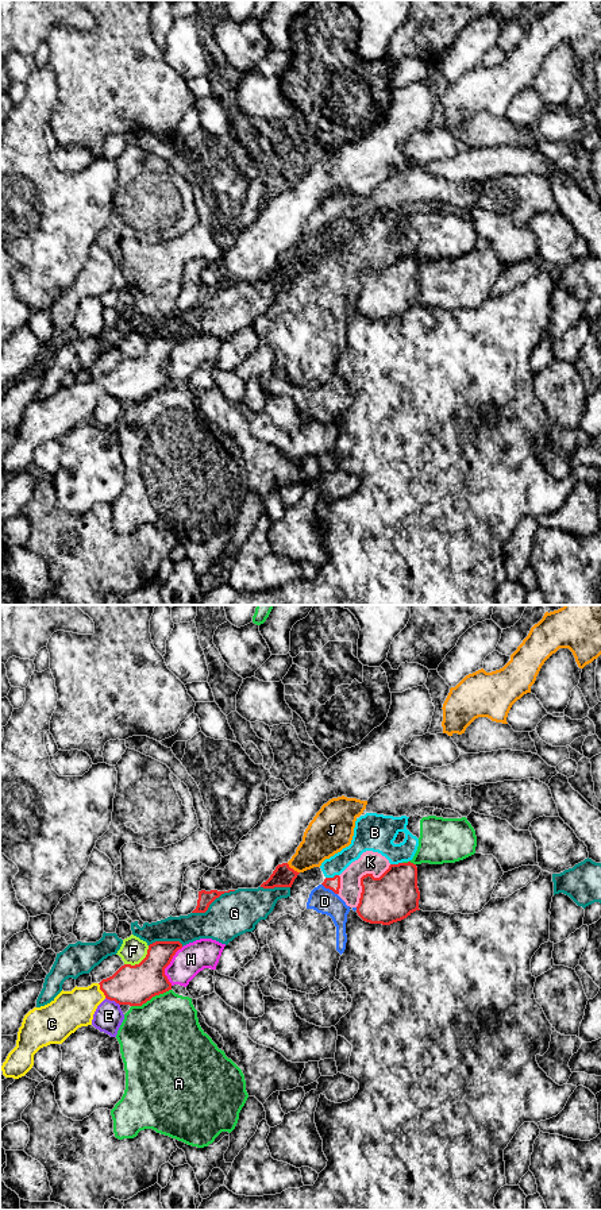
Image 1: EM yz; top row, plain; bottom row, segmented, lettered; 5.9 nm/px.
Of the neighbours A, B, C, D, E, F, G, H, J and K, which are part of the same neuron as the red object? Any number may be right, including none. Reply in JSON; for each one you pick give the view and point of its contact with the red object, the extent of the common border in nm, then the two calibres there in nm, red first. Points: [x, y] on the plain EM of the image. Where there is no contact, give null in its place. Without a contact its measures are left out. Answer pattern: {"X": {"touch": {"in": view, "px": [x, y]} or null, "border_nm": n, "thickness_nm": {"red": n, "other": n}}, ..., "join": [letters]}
{"C": {"touch": {"in": "yz", "px": [100, 384]}, "border_nm": 100, "thickness_nm": {"red": 240, "other": 240}}, "join": ["C"]}

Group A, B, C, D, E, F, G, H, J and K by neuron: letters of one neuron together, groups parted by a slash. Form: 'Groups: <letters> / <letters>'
Groups: A / B D K / C / E / F / G / H / J

